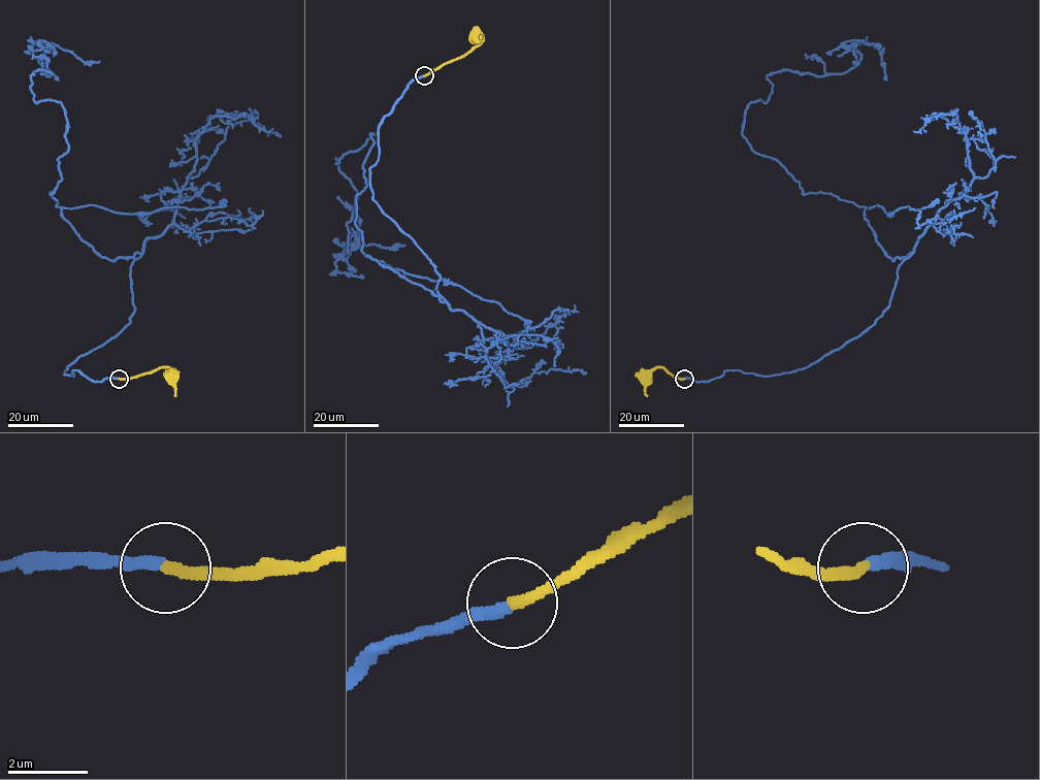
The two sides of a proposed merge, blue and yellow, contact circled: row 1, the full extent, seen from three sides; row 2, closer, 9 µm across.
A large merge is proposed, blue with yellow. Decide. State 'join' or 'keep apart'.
join

